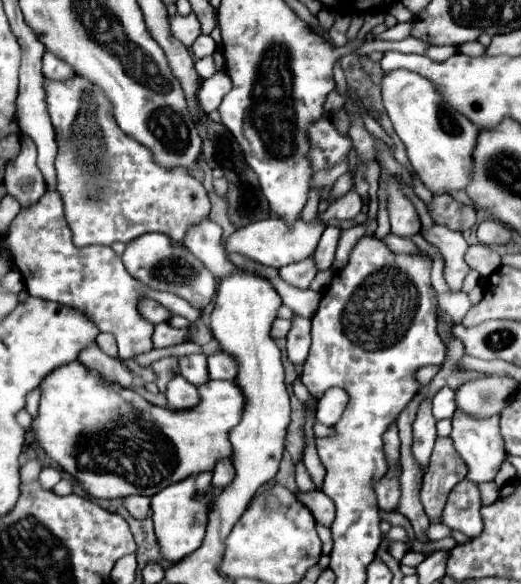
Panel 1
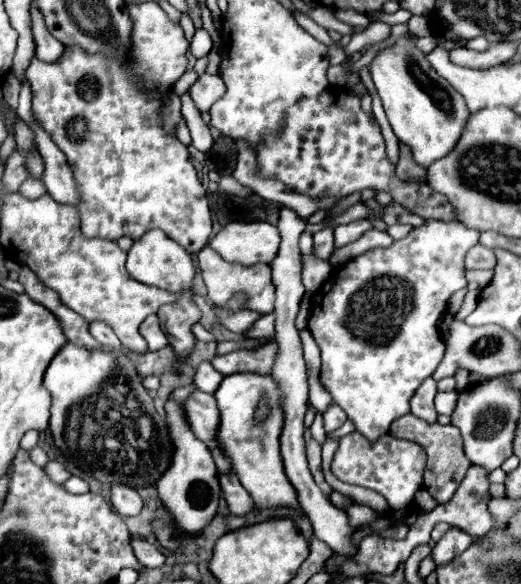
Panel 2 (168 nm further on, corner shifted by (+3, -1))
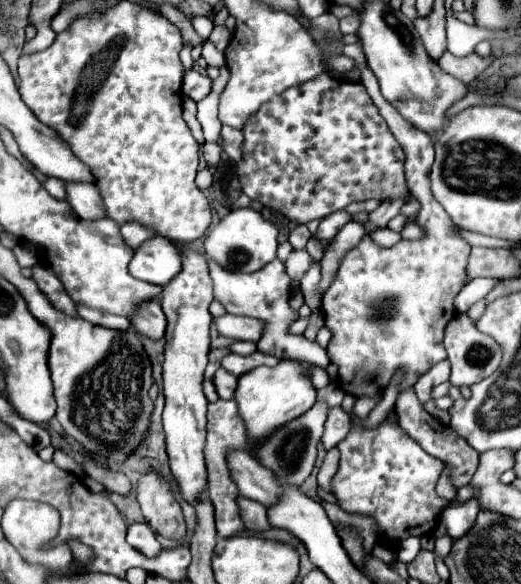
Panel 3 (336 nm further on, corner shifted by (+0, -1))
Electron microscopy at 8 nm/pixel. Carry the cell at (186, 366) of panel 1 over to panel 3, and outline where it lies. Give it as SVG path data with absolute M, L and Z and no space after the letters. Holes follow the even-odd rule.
M219 368L213 376L213 384L215 384L215 390L219 394L219 398L223 400L229 400L233 398L235 394L235 386L237 386L237 376L231 376L227 370Z

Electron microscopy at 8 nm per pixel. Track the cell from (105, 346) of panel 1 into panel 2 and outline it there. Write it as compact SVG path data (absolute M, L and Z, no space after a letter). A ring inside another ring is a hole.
M90 322L90 334L106 348L120 348L118 336L112 332L112 328L104 322Z

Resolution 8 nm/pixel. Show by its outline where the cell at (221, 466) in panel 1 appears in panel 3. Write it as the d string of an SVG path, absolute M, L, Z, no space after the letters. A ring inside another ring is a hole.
M237 496L237 506L241 510L241 518L245 522L245 526L249 530L255 530L255 532L263 532L269 528L269 522L267 522L267 508L251 498L245 498L245 496Z

